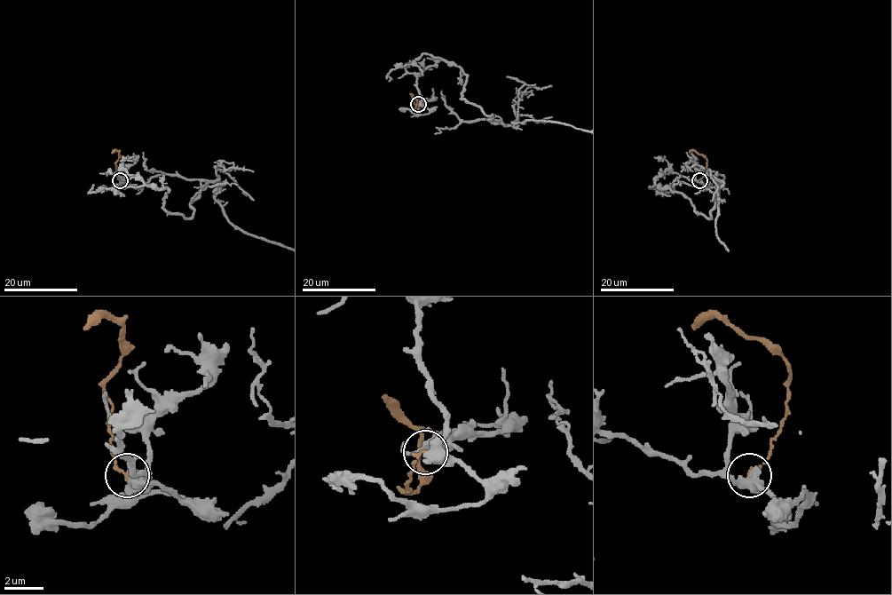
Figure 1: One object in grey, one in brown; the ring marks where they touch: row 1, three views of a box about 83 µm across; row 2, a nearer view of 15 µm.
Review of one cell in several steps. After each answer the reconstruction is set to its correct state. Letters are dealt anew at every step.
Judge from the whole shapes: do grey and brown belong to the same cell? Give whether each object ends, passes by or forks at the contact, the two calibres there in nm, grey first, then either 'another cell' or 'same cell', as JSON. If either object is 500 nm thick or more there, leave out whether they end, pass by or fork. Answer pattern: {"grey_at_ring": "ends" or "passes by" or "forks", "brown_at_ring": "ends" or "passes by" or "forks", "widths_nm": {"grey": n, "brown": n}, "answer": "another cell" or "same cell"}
{"grey_at_ring": "passes by", "brown_at_ring": "ends", "widths_nm": {"grey": 480, "brown": 150}, "answer": "another cell"}

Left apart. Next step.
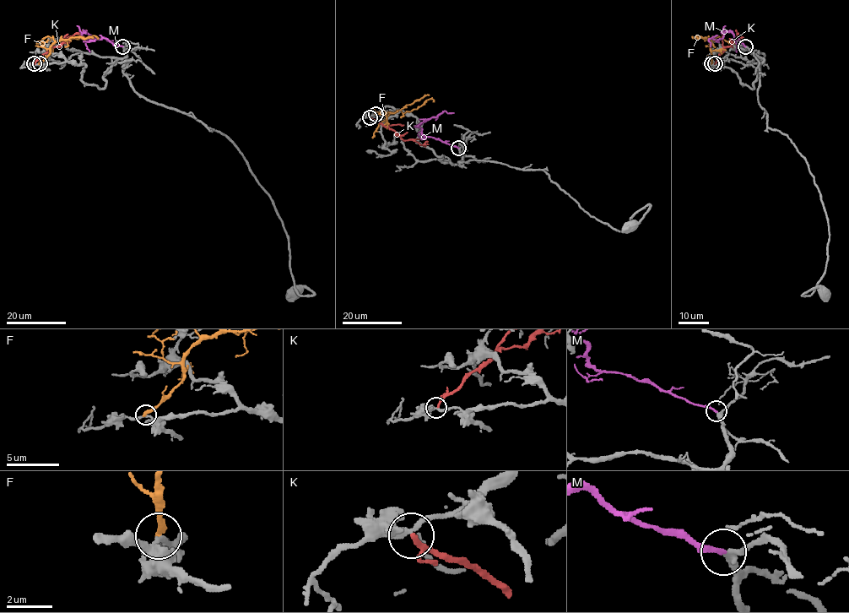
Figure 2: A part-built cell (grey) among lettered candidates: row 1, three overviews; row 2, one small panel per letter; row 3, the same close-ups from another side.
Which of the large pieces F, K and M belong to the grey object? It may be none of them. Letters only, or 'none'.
M

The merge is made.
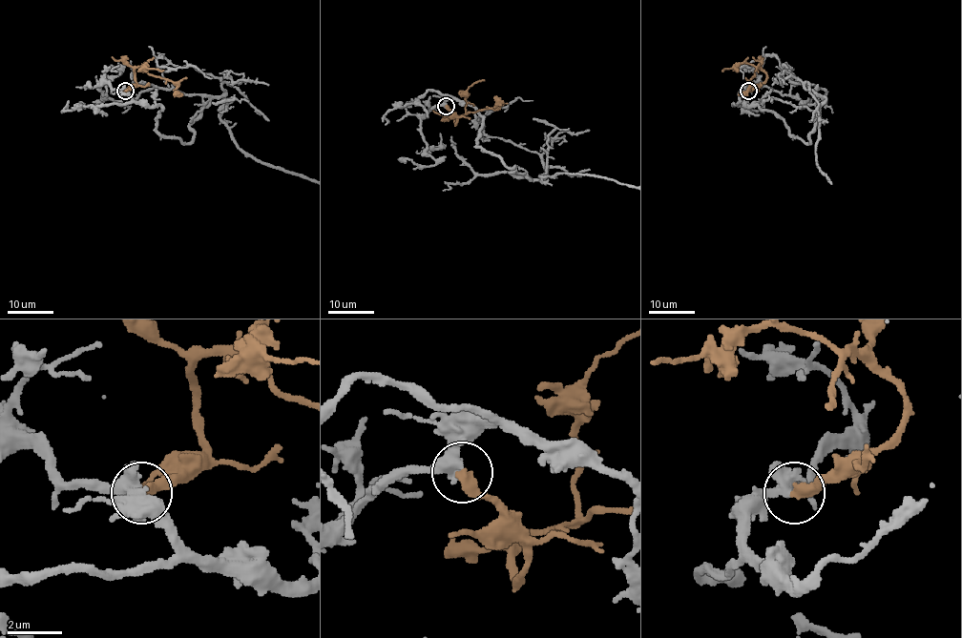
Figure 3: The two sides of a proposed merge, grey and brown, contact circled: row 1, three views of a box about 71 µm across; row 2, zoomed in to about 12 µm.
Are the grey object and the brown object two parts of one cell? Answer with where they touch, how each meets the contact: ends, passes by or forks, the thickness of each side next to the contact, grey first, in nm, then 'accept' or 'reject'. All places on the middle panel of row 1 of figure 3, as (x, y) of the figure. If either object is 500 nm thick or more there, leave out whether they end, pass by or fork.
at (446, 106); grey forks there; brown ends there; 360 nm thick on the grey side, 420 nm on the other; accept

